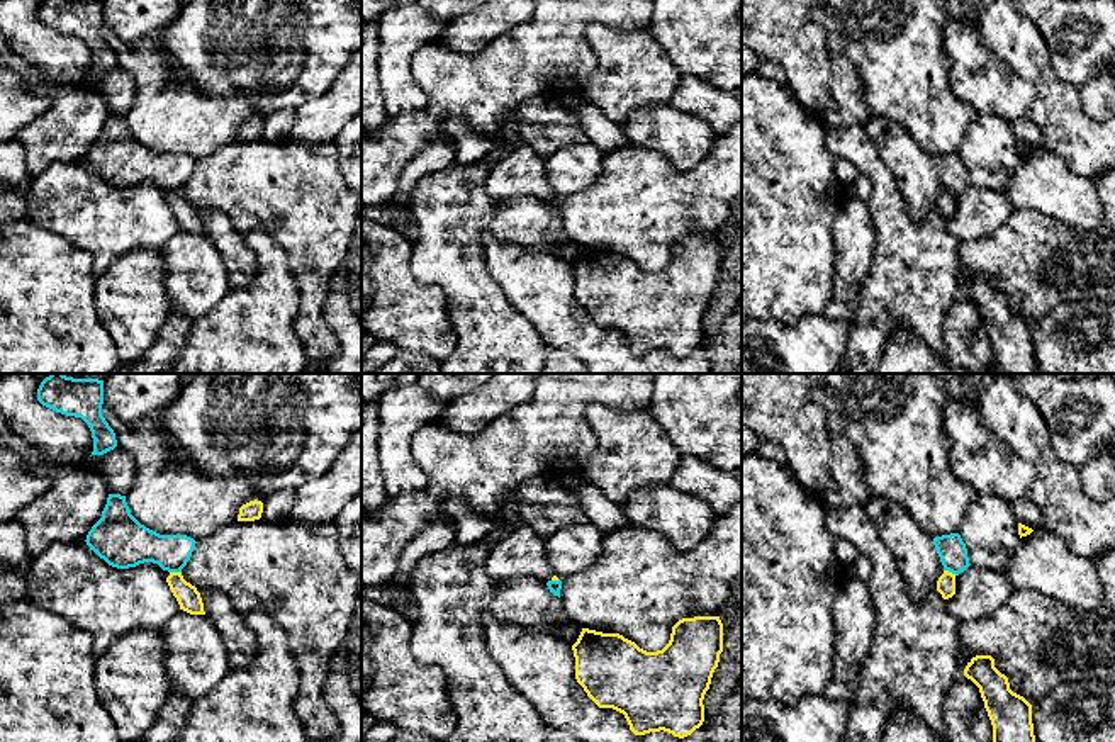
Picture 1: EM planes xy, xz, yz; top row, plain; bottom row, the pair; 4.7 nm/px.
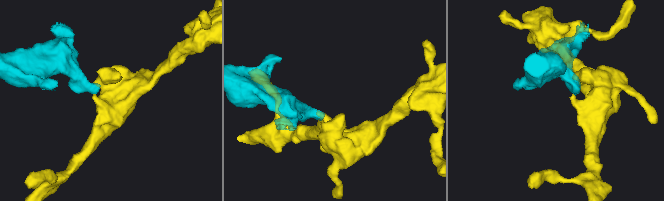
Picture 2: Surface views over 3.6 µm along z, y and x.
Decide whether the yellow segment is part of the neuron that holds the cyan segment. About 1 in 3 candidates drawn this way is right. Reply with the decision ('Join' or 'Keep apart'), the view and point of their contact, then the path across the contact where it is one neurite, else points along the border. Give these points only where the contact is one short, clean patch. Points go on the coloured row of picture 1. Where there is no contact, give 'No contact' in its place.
Keep apart. Touches cyan at yz (951, 571). Boundary: yz (944, 569), (956, 574)

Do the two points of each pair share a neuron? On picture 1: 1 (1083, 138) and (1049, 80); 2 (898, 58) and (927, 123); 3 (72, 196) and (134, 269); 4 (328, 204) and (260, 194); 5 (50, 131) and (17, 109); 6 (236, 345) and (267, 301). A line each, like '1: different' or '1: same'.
1: same
2: same
3: different
4: same
5: different
6: same

